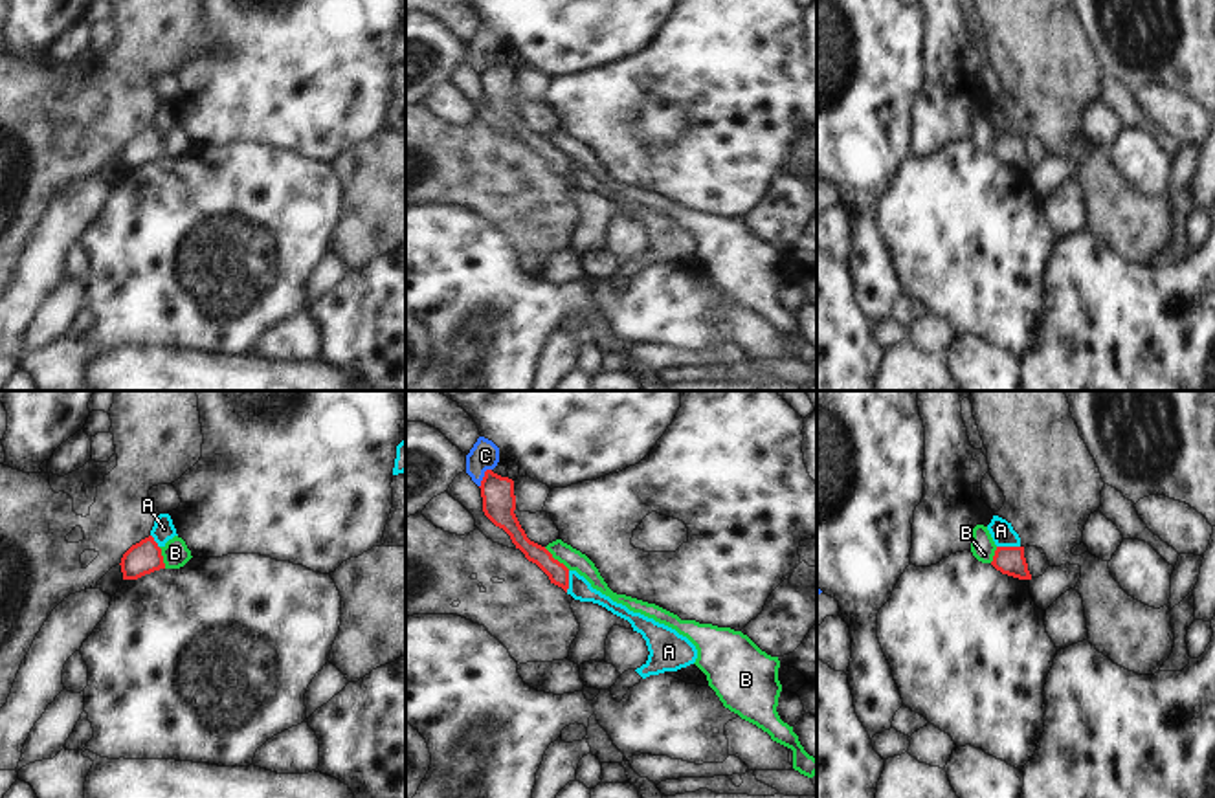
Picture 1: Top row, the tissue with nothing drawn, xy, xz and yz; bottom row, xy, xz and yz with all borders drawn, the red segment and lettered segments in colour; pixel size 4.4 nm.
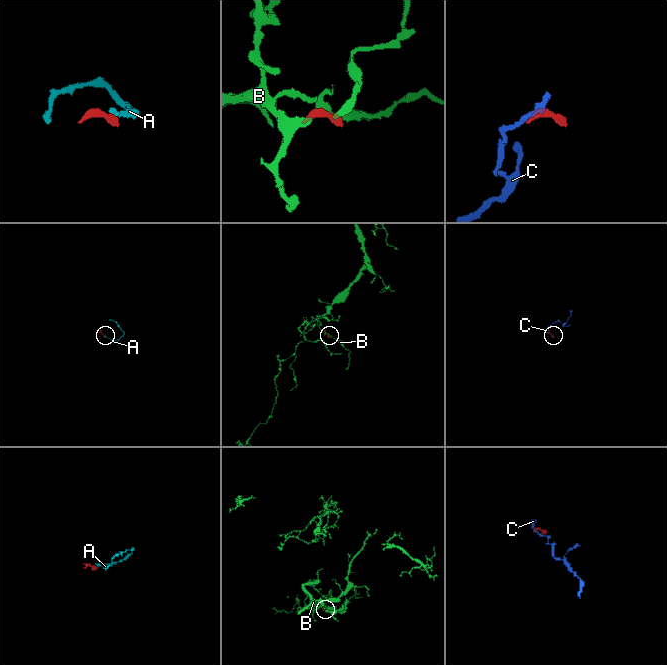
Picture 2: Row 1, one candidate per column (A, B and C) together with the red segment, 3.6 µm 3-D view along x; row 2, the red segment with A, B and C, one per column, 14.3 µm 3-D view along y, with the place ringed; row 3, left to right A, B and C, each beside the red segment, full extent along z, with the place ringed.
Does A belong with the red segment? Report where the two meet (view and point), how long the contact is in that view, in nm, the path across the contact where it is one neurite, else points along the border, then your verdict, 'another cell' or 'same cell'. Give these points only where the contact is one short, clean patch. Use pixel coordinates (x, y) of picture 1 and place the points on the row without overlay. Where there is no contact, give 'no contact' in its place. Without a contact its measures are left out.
yz (1008, 136) | 100 nm | along yz (997, 134), (1019, 136) | another cell

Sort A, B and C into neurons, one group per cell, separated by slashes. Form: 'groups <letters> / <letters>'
groups A / B / C

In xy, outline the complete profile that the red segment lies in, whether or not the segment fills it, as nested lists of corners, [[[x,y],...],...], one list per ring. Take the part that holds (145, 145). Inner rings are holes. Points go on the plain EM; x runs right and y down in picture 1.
[[[152,125],[132,134],[121,147],[123,169],[138,169],[154,160],[165,158],[162,138]]]

